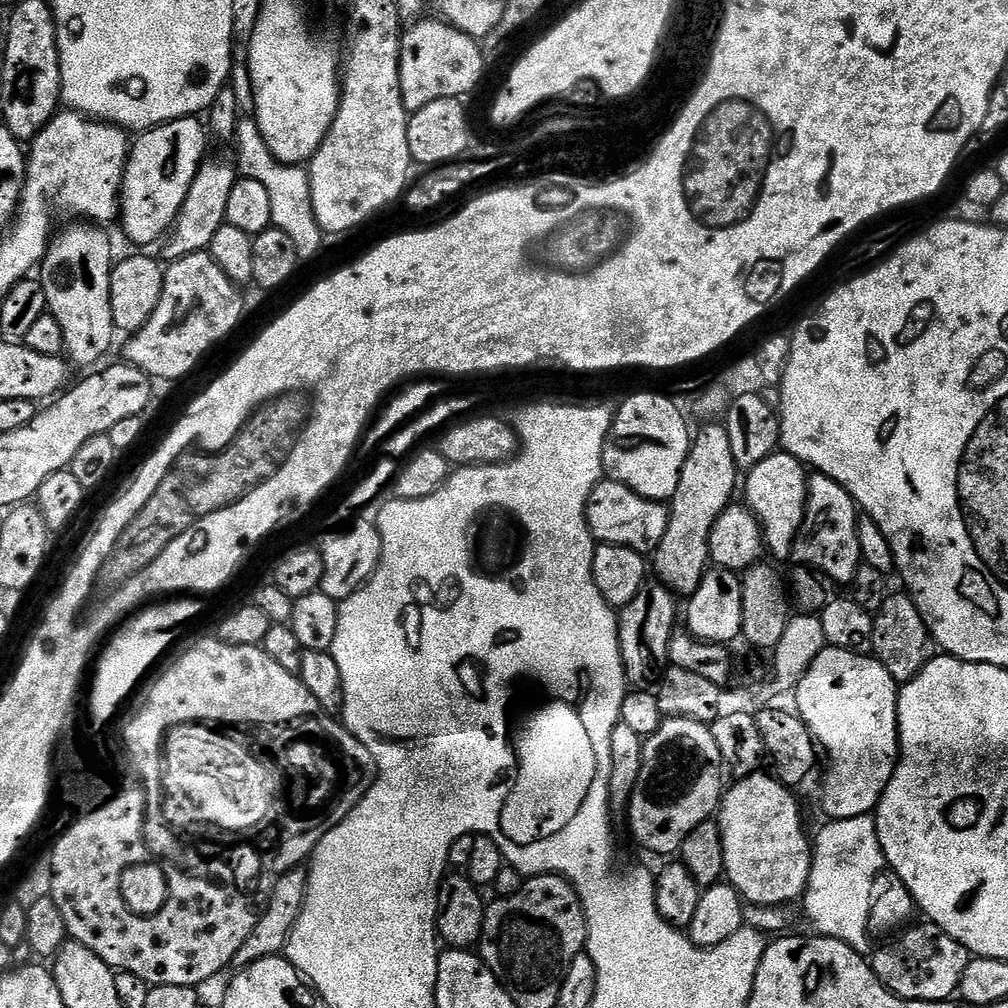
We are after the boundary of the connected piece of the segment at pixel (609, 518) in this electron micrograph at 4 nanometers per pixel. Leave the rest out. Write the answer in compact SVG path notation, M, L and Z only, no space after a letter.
M604 478L594 486L590 494L586 506L586 518L588 529L599 543L617 544L635 552L652 554L662 542L662 534L666 534L668 504L642 498L626 485L619 484L617 480Z

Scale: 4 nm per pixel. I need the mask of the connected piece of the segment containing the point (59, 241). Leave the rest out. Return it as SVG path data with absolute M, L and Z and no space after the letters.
M91 222L69 224L72 225L61 232L59 229L49 240L44 259L38 265L38 279L46 294L48 312L62 326L67 359L73 365L99 365L99 360L112 348L112 336L117 335L116 323L110 314L112 240L103 227Z

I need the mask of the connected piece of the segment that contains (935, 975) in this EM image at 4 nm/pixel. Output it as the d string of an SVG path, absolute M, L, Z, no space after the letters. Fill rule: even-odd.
M931 922L923 923L897 935L893 944L878 949L876 953L873 951L870 956L872 969L884 987L903 1000L951 1001L951 996L955 997L960 991L962 974L966 971L970 953L949 932L944 932Z

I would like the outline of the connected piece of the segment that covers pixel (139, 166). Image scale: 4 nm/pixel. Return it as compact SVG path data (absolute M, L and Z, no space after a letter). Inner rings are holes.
M183 116L180 120L171 120L169 124L160 124L156 128L147 129L131 141L124 181L120 187L118 224L124 227L125 234L134 243L152 244L155 240L160 242L171 232L172 224L178 216L178 210L182 206L182 202L186 202L190 182L194 182L196 171L206 159L204 136L206 137L205 125L197 117Z

